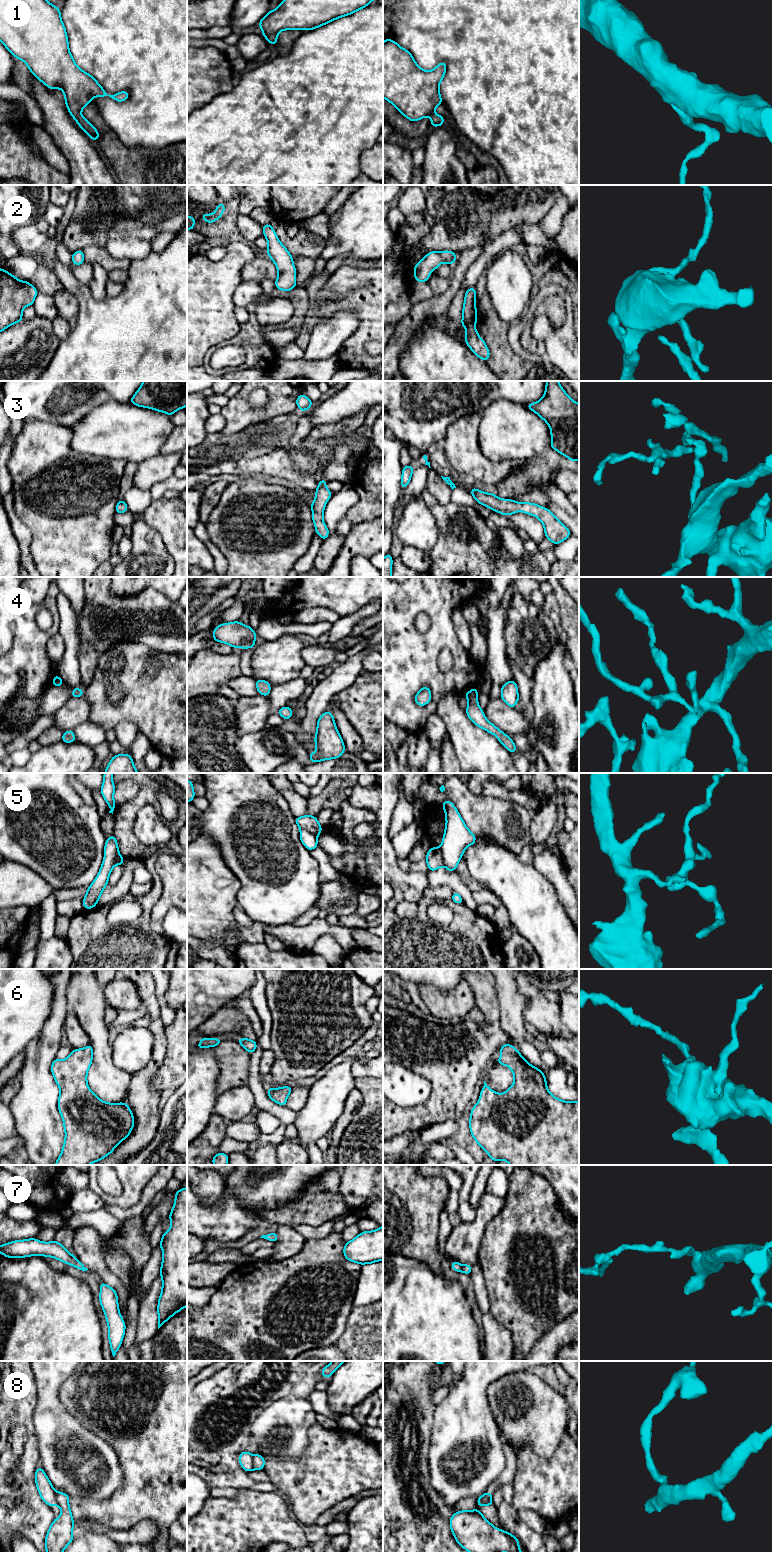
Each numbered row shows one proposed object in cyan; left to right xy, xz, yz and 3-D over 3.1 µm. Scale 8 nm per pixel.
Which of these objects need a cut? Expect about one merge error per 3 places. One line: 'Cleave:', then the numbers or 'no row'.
Cleave: 5, 8

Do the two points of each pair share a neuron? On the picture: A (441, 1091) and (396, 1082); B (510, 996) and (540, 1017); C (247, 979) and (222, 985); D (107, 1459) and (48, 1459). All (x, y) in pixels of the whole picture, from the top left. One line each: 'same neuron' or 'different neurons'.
A: different neurons
B: different neurons
C: same neuron
D: same neuron

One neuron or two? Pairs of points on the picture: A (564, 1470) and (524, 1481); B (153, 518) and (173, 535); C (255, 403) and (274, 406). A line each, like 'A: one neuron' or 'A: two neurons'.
A: one neuron
B: one neuron
C: two neurons

